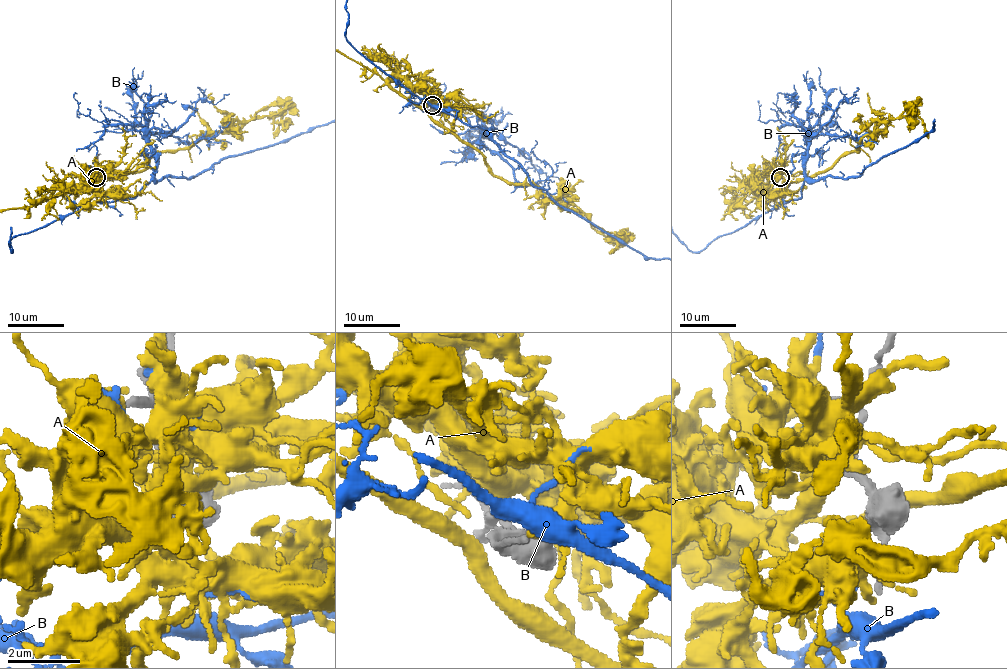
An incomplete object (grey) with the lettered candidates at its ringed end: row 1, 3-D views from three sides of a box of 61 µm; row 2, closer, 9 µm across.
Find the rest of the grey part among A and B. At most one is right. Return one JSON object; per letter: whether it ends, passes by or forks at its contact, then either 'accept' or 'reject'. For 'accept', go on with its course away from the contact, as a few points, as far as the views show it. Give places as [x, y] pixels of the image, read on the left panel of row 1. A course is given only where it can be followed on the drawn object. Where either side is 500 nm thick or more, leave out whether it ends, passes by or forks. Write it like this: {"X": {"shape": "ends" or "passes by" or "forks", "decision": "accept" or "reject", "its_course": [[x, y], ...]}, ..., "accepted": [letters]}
{"A": {"shape": "forks", "decision": "accept"}, "B": {"shape": "ends", "decision": "reject"}, "accepted": ["A"]}

